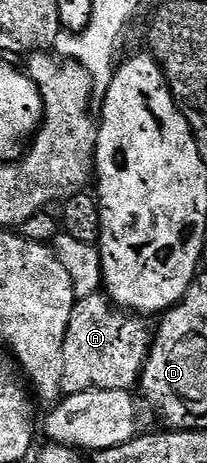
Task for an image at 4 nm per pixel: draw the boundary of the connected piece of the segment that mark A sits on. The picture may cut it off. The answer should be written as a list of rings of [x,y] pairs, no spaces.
[[[102,293],[77,300],[64,337],[62,395],[100,389],[133,392],[139,386],[152,342],[152,327],[146,323],[143,316],[127,313]]]

